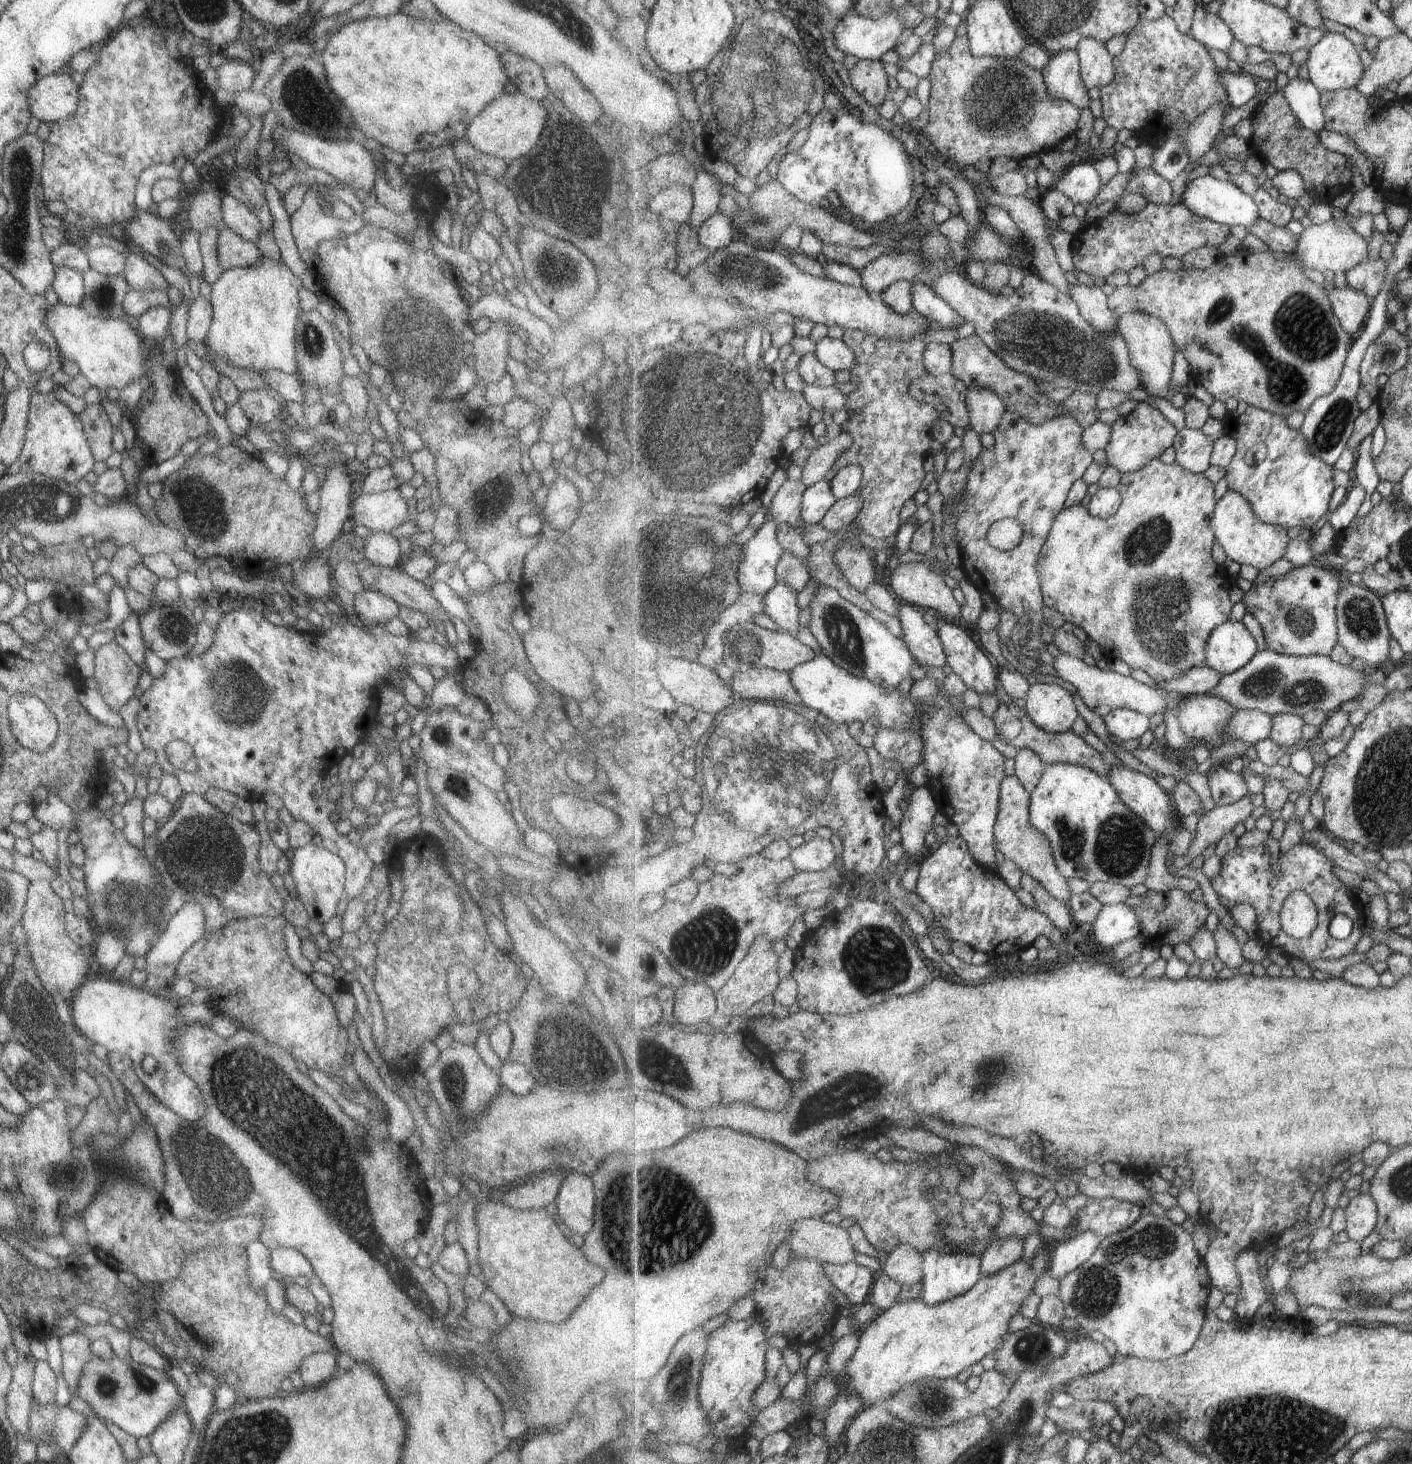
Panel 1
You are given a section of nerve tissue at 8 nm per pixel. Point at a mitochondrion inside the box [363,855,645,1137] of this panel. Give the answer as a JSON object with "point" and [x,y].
{"point":[572,1048]}

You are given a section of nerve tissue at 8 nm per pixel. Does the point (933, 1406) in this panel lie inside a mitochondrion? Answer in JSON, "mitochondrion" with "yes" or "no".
{"mitochondrion":"yes"}

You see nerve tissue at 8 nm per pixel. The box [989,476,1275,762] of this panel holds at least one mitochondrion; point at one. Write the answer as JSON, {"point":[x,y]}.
{"point":[1162,606]}

